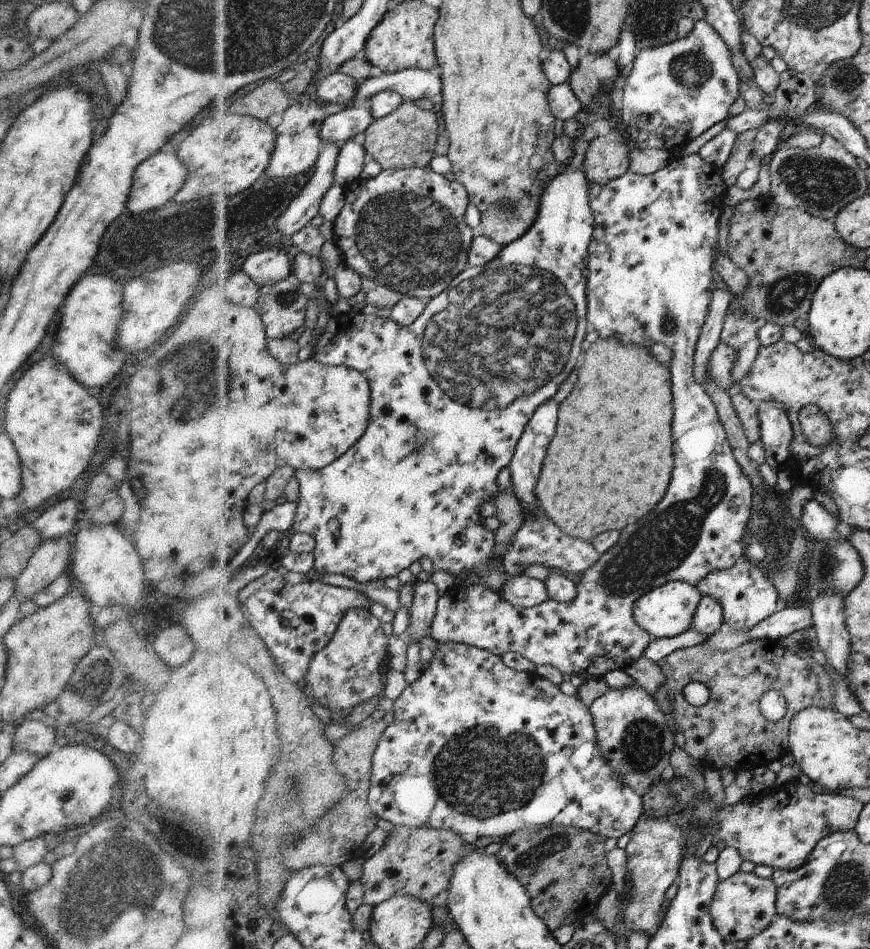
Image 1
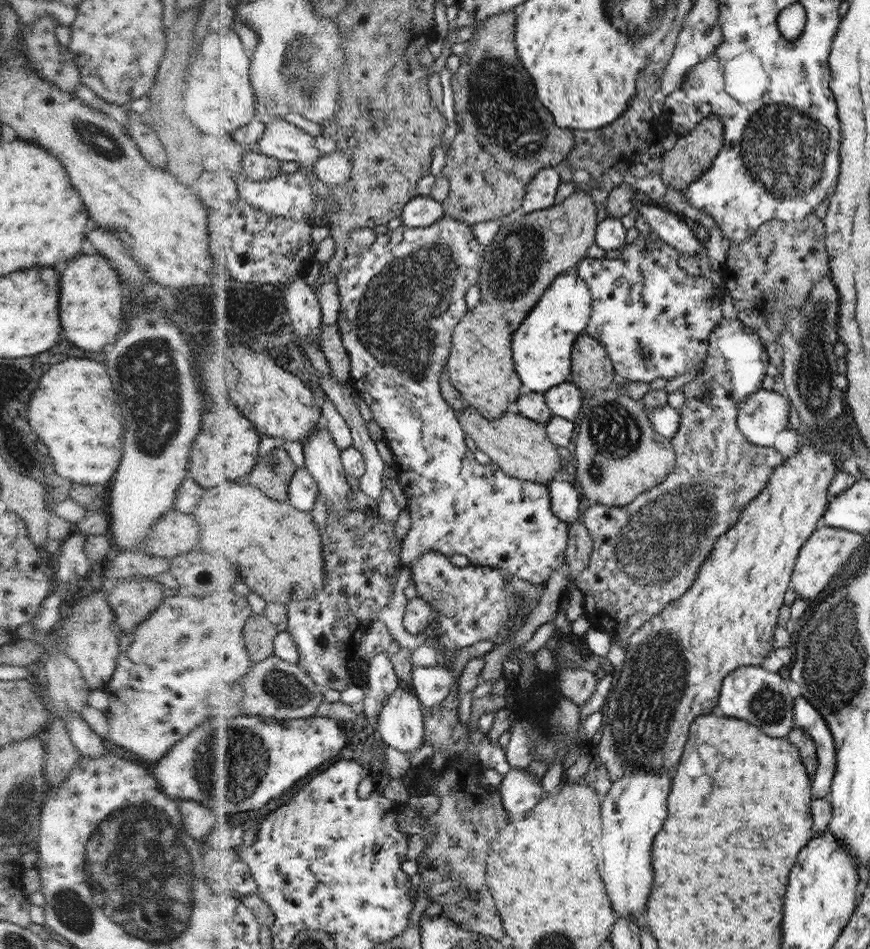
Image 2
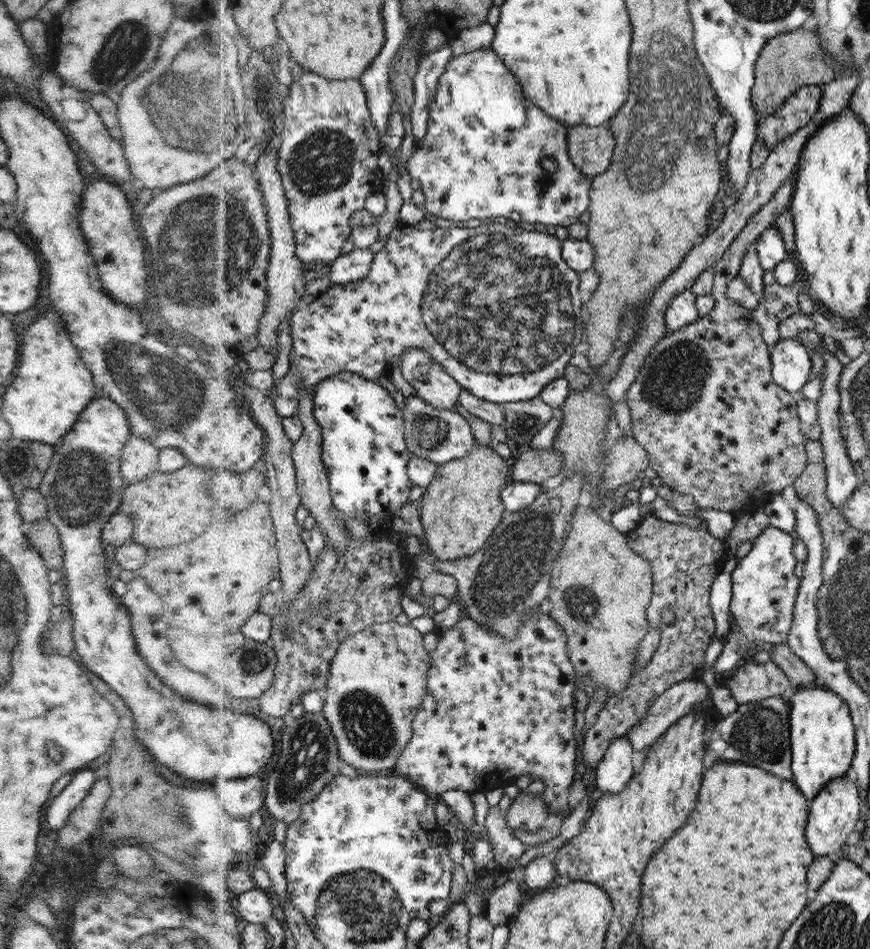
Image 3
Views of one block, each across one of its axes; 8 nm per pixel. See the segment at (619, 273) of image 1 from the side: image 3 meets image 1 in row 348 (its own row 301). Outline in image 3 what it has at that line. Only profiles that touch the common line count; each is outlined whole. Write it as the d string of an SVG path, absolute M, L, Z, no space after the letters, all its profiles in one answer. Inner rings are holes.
M684 291L669 300L664 322L668 333L682 330L688 325L696 326L696 320L698 320L698 312L694 306L694 292Z

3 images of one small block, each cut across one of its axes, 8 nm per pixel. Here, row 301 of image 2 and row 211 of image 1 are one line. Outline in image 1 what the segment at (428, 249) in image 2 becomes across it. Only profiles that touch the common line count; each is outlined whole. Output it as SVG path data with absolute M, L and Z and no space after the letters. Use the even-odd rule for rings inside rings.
M431 165L426 168L383 169L377 177L349 184L346 194L347 204L334 223L334 241L343 263L350 270L399 290L405 296L426 301L439 297L458 276L462 276L460 273L464 272L474 236L464 222L464 184L448 180L444 168L437 172Z

